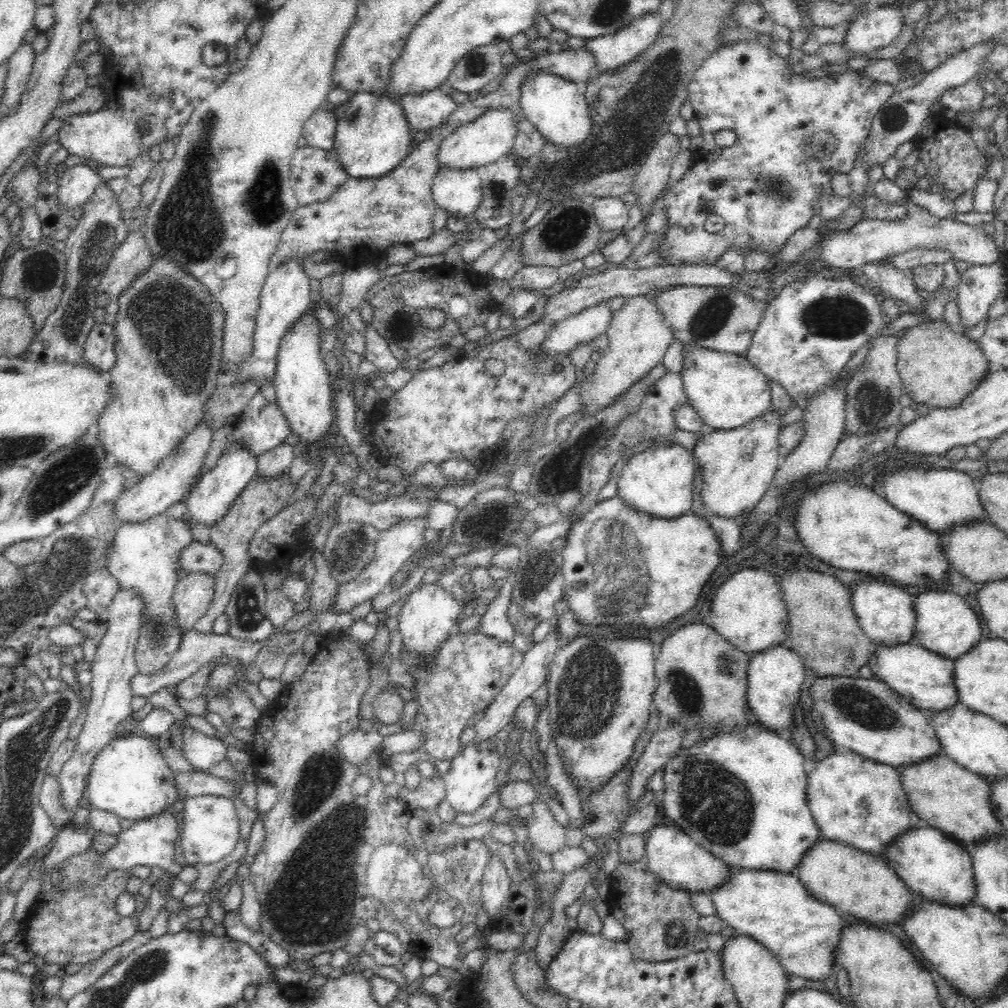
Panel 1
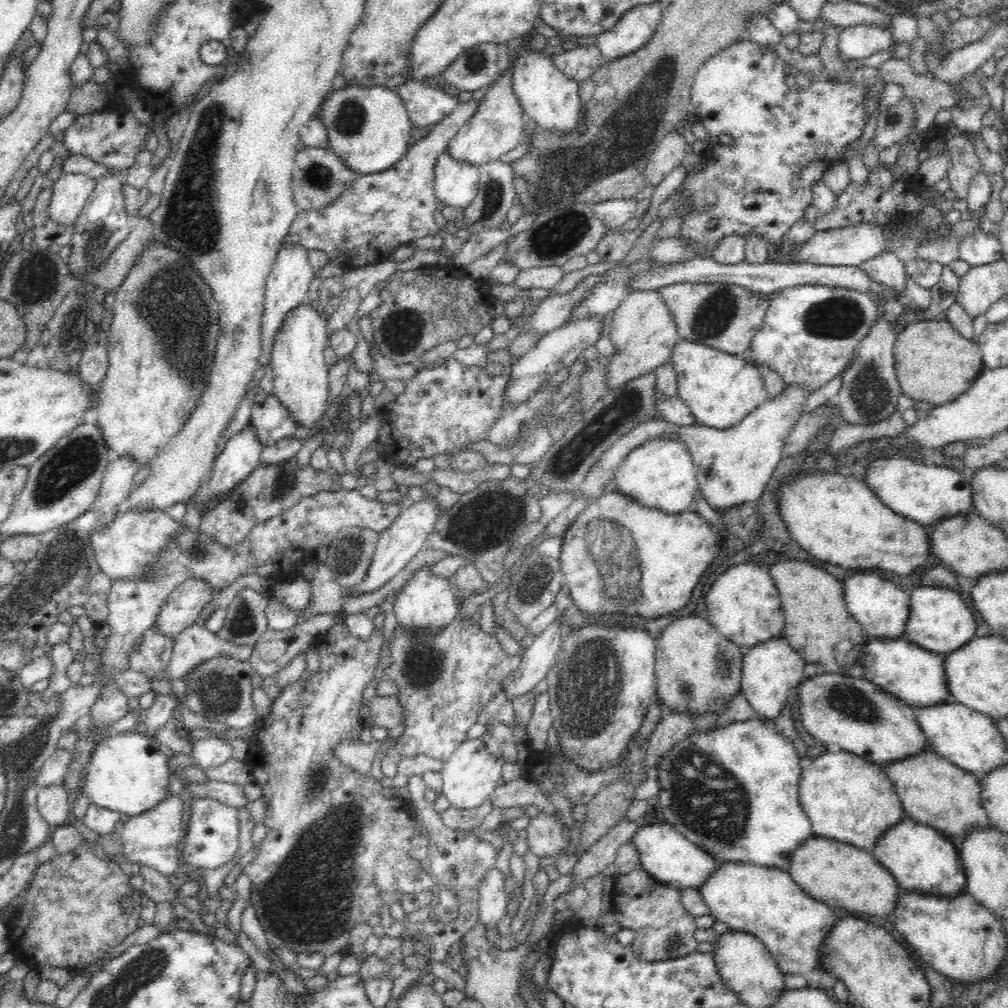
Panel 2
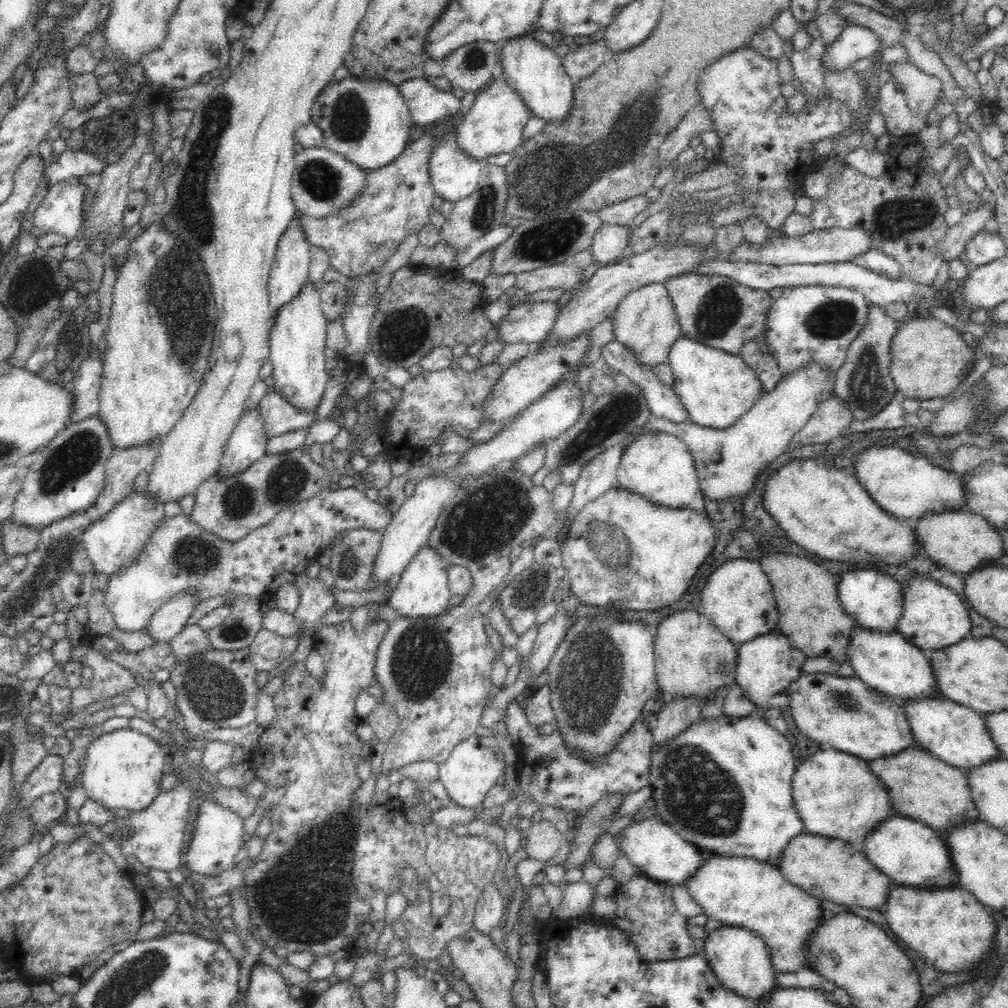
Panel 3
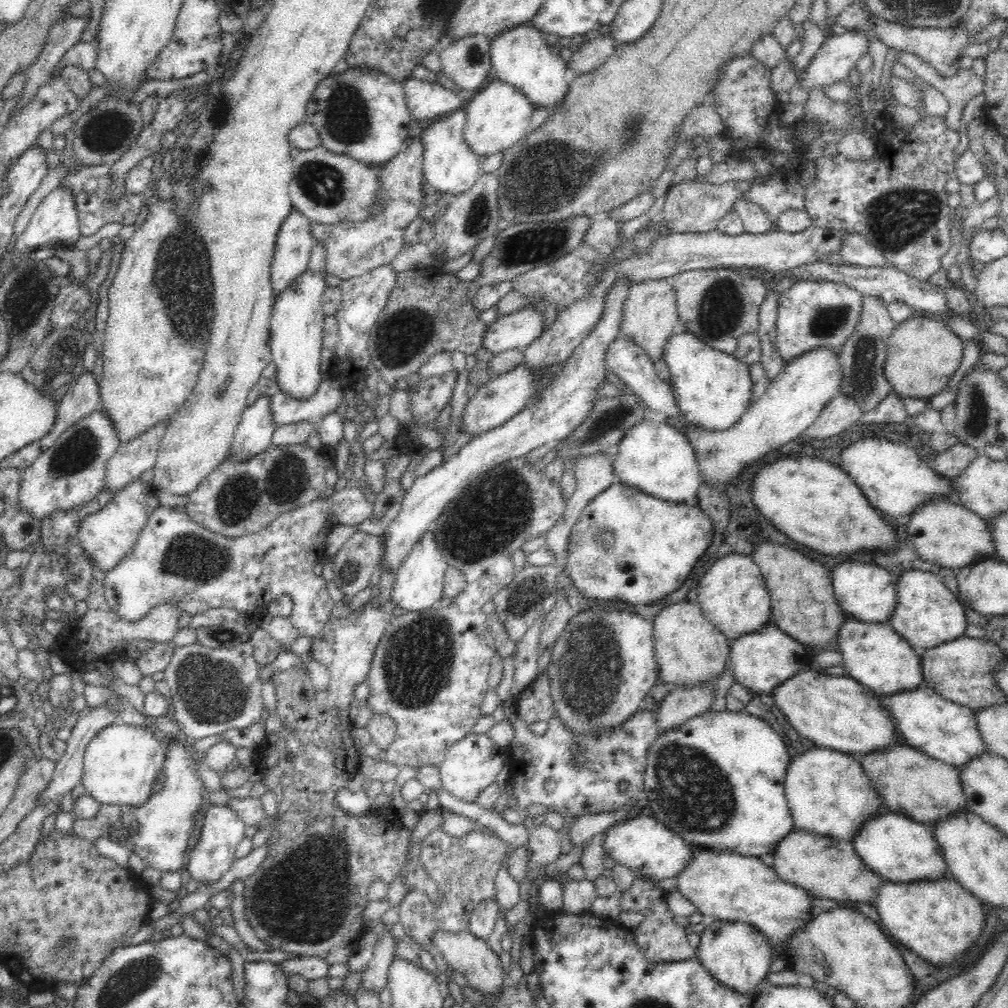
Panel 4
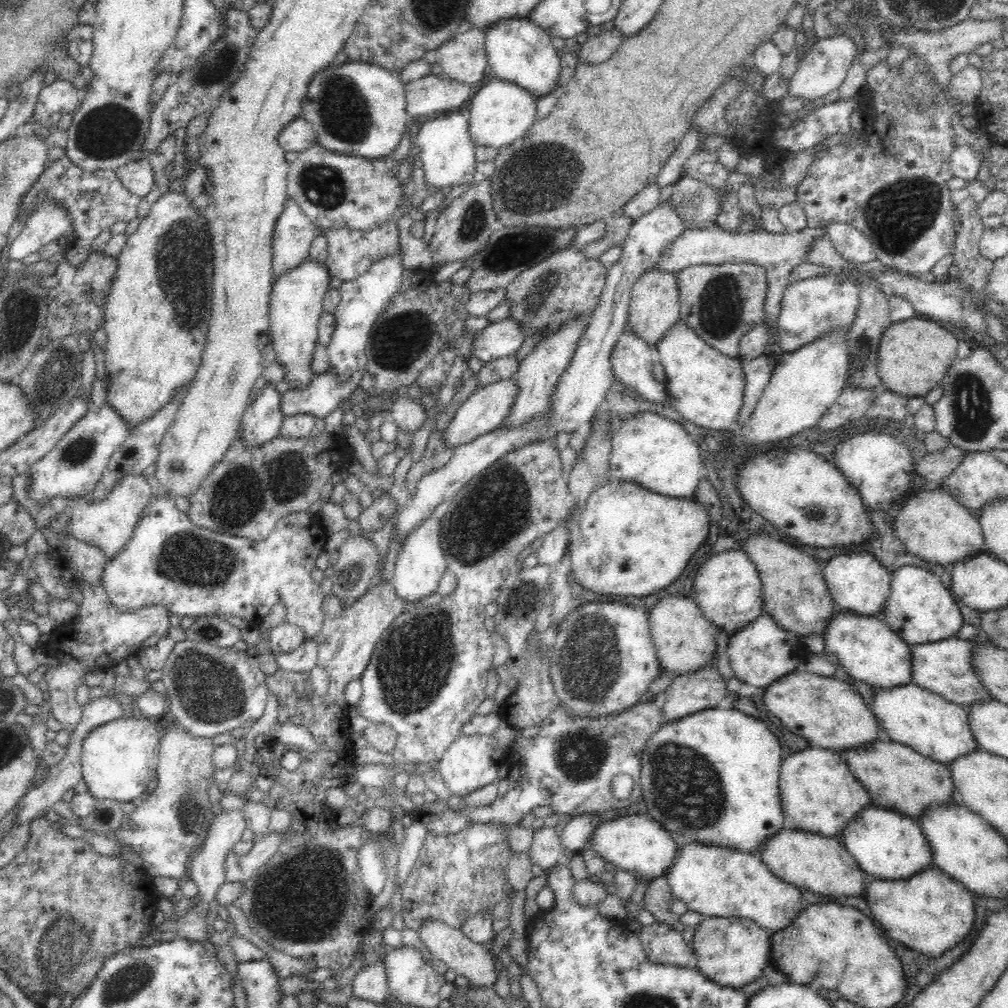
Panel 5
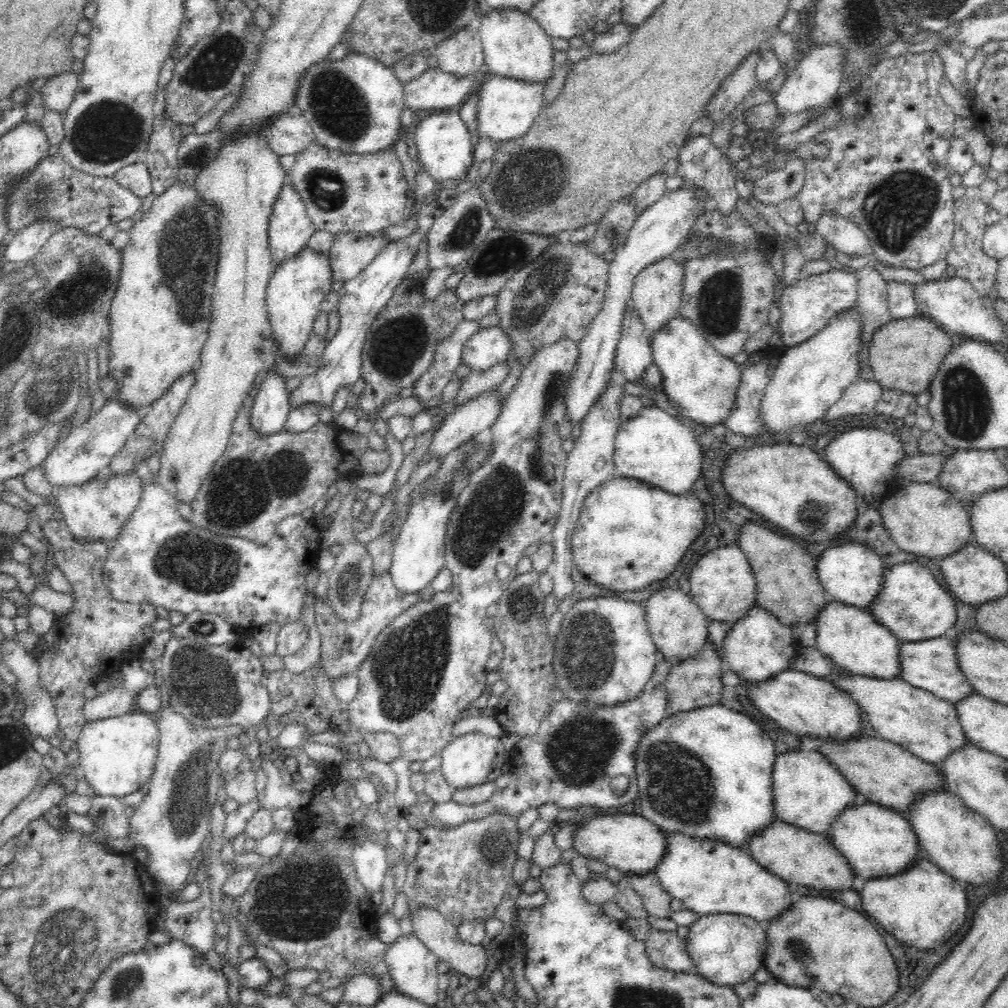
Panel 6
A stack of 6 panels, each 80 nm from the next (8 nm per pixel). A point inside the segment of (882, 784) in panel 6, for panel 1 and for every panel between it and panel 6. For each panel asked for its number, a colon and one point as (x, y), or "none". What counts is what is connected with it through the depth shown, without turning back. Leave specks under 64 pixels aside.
1: (945, 795)
2: (932, 791)
3: (920, 786)
4: (908, 782)
5: (896, 777)

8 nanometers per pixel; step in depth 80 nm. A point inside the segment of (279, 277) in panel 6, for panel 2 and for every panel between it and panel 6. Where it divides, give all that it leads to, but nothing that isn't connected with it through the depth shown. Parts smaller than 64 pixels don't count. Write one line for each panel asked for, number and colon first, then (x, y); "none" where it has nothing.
2: (301, 376)
3: (297, 340)
4: (296, 317)
5: (295, 303)

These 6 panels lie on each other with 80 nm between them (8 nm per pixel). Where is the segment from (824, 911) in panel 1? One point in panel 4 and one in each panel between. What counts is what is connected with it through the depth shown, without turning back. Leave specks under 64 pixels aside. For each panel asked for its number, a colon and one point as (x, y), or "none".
2: (764, 901)
3: (740, 891)
4: (725, 885)

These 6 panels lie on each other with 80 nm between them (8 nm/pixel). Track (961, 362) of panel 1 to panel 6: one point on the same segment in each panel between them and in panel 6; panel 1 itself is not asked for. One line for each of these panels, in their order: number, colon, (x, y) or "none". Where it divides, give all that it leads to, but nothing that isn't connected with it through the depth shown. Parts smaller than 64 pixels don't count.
2: (933, 362)
3: (929, 359)
4: (921, 353)
5: (913, 355)
6: (904, 354)

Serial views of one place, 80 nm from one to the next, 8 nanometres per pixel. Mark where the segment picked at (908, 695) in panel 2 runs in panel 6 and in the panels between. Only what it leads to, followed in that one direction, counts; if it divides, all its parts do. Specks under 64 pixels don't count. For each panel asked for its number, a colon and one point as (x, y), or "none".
3: (885, 661)
4: (876, 656)
5: (868, 650)
6: (851, 638)

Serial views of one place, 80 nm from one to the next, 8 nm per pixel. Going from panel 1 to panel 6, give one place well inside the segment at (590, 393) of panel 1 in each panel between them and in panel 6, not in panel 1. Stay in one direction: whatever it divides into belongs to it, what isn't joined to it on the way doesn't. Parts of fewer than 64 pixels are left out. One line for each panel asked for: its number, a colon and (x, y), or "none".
2: (643, 329)
3: (645, 320)
4: (650, 316)
5: (654, 305)
6: (656, 294)

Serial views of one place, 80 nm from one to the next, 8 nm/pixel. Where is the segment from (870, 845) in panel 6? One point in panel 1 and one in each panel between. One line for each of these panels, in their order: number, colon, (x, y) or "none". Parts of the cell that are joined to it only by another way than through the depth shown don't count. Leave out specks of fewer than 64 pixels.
1: (932, 865)
2: (922, 859)
3: (909, 853)
4: (895, 847)
5: (884, 843)

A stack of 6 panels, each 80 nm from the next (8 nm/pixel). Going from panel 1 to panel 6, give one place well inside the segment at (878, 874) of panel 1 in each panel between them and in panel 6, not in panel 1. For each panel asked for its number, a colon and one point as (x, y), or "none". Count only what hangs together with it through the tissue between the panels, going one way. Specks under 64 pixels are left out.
2: (841, 875)
3: (830, 869)
4: (828, 867)
5: (810, 861)
6: (801, 857)

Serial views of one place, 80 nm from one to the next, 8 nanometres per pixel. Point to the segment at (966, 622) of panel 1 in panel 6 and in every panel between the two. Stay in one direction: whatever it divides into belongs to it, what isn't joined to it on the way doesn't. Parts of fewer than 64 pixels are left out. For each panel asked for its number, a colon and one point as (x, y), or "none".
2: (939, 621)
3: (933, 616)
4: (926, 613)
5: (919, 608)
6: (913, 605)

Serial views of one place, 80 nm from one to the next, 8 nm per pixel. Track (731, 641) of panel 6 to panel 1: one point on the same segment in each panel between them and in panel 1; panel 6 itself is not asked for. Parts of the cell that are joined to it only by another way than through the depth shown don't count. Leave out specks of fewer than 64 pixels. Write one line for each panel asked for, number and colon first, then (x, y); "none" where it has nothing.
1: (773, 677)
2: (771, 669)
3: (766, 665)
4: (762, 660)
5: (760, 653)

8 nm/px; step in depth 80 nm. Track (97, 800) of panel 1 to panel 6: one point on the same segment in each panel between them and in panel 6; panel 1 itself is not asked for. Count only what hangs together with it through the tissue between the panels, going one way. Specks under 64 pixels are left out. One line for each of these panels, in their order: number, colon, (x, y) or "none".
2: (128, 773)
3: (122, 769)
4: (120, 764)
5: (119, 758)
6: (117, 755)

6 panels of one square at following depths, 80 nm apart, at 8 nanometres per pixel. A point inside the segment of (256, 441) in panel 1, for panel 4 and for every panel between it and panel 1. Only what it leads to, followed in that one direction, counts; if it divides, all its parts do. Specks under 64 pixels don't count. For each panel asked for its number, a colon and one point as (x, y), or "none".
2: (272, 421)
3: (279, 416)
4: (363, 299)

